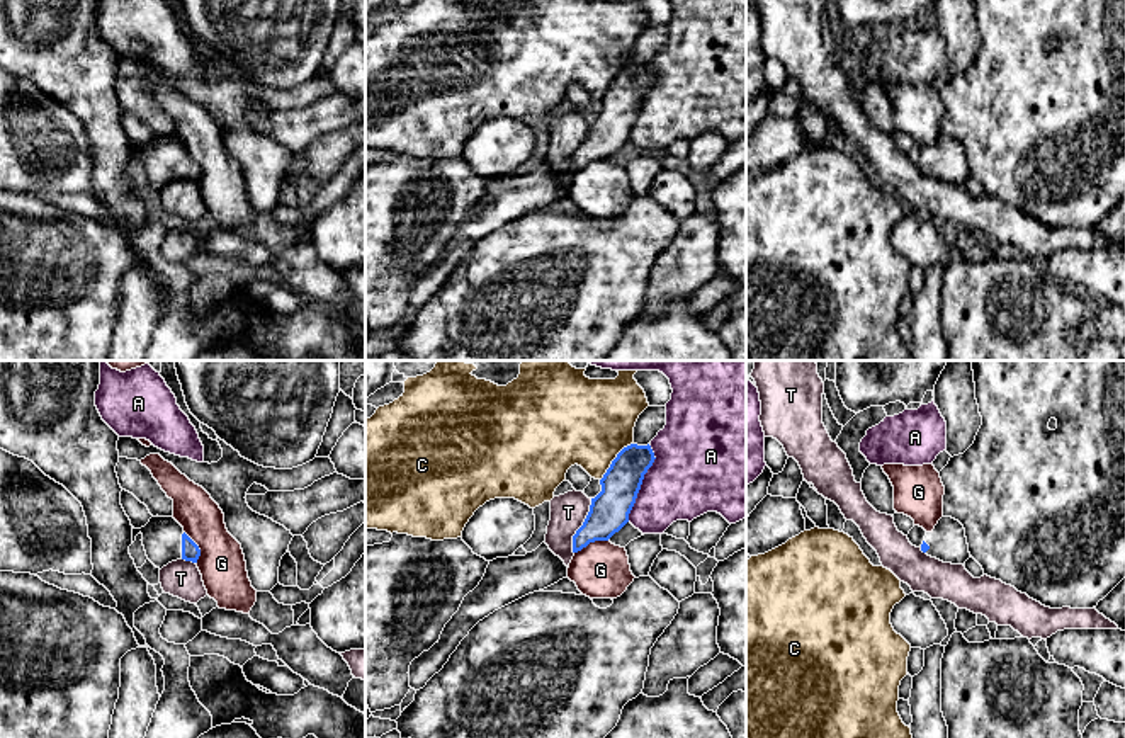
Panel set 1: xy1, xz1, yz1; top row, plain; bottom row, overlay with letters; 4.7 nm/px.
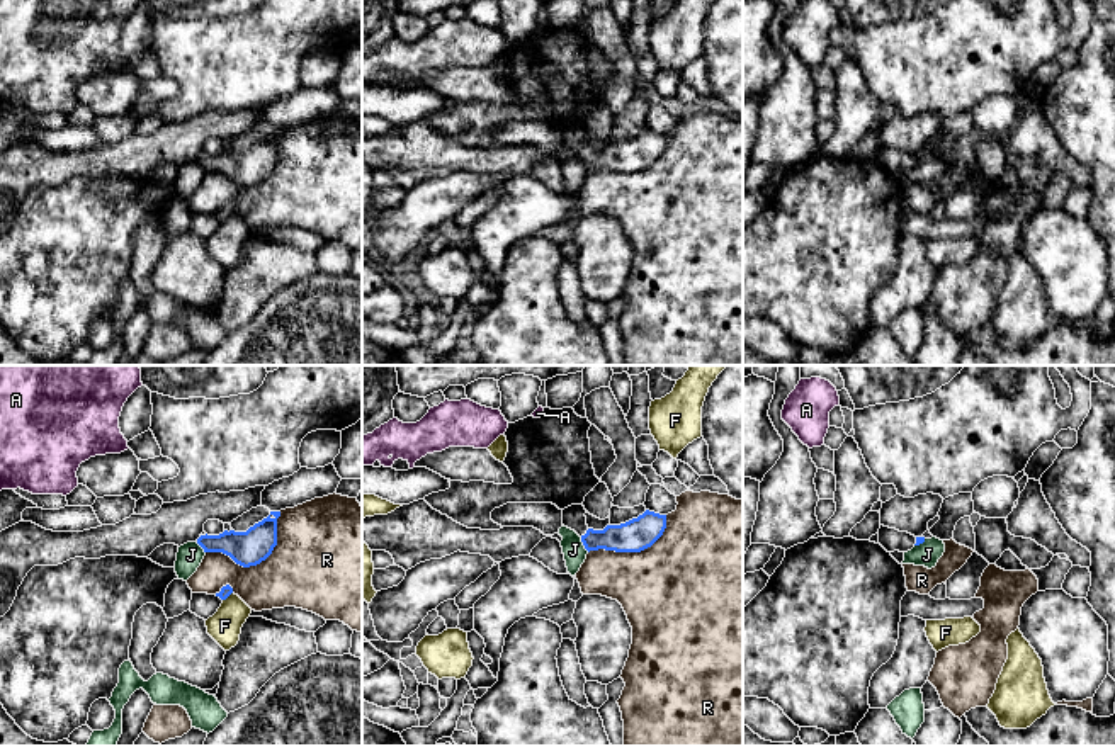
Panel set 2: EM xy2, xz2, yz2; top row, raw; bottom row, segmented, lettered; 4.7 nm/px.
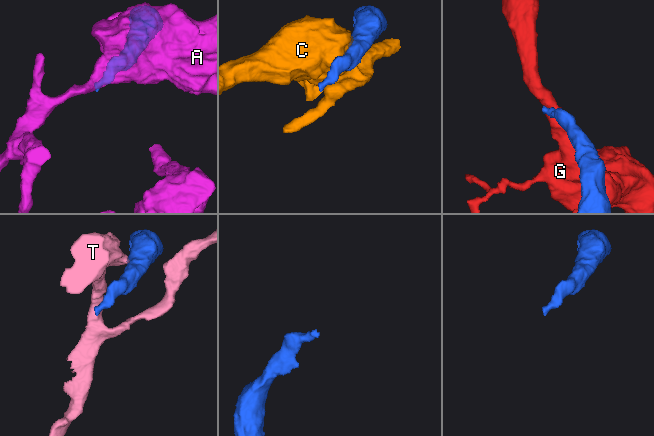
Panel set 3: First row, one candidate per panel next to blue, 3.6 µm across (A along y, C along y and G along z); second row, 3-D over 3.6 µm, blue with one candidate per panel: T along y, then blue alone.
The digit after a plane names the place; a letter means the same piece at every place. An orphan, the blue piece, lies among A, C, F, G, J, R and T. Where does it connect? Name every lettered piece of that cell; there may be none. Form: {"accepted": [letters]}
{"accepted": []}

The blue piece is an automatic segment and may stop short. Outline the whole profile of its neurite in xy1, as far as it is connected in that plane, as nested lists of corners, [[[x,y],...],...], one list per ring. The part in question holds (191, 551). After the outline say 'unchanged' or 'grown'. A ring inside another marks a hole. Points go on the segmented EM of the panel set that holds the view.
[[[156,515],[144,527],[133,527],[133,542],[139,532],[148,559],[160,570],[177,559],[197,563],[201,556],[199,546],[173,517]]]; grown

